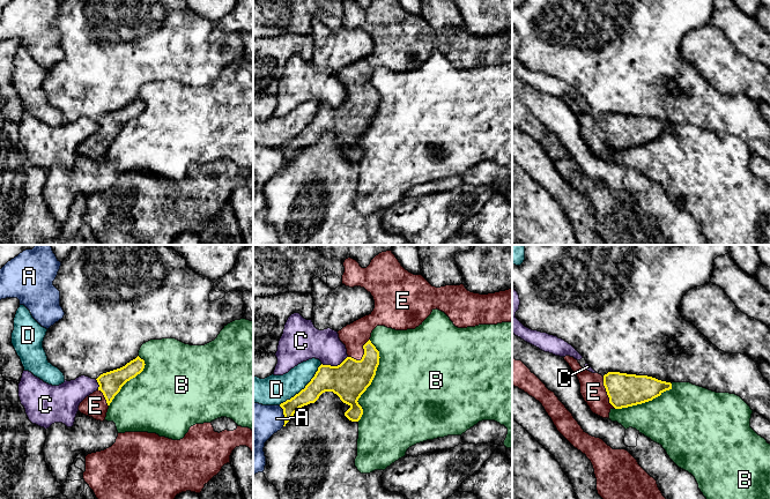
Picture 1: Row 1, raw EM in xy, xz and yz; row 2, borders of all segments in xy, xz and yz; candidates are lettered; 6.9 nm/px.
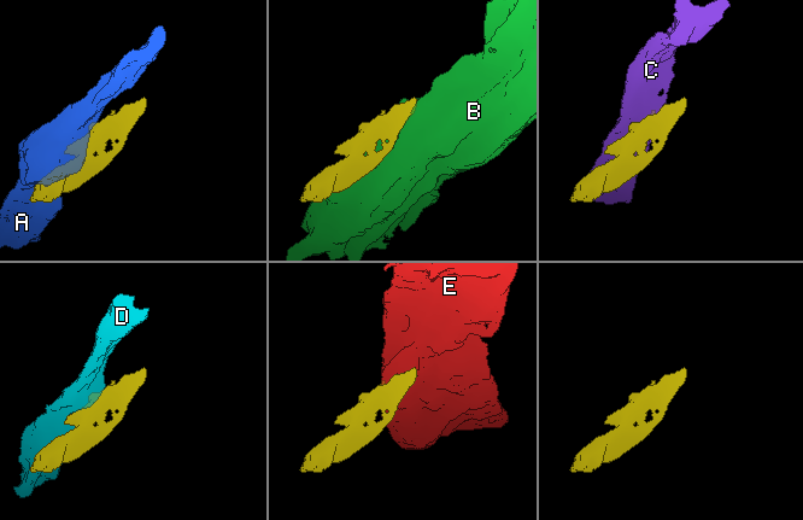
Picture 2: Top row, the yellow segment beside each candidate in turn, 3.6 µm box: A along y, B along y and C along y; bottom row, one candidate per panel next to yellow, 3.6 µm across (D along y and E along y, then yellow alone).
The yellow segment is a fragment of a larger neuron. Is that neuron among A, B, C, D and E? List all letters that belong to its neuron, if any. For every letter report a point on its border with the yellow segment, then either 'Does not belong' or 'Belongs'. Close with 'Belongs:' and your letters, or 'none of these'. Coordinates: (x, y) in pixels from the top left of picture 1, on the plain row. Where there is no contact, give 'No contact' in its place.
A: Touches yellow at xz (284, 157). Does not belong
B: Touches yellow at xz (372, 120). Does not belong
C: Touches yellow at xz (334, 108). Does not belong
D: Touches yellow at xz (304, 129). Does not belong
E: Touches yellow at xz (363, 96). Belongs
Belongs: E

